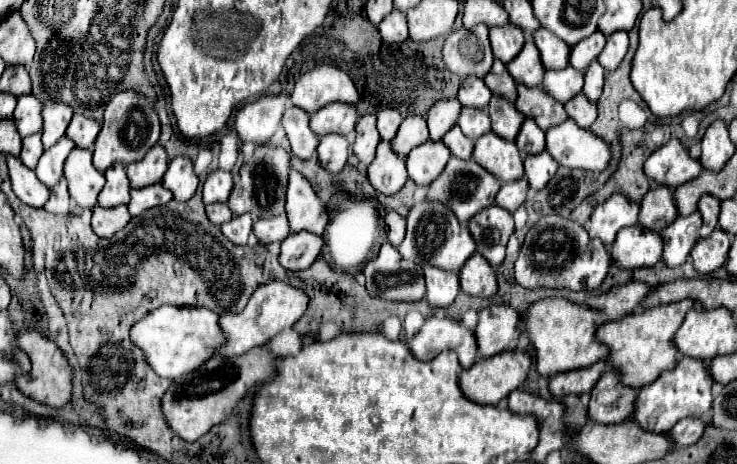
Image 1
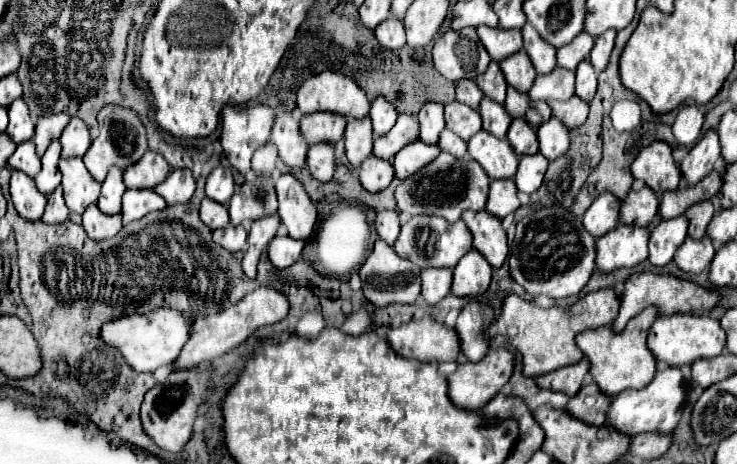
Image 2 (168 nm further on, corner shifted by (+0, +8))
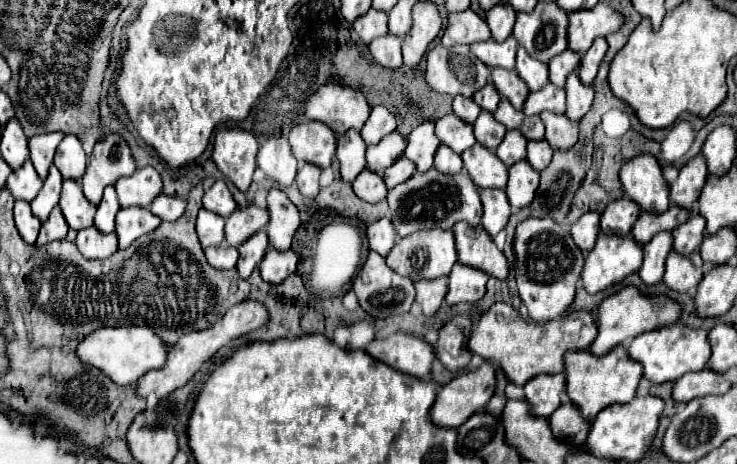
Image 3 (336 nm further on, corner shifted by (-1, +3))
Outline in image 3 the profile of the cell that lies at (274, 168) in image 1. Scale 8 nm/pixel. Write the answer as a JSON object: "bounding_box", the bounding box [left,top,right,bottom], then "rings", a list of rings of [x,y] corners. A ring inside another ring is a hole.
{"bounding_box":[224,205,268,247],"rings":[[[256,205],[244,207],[244,209],[236,209],[228,219],[226,219],[226,227],[224,227],[224,241],[230,247],[238,247],[242,245],[248,237],[252,237],[254,233],[262,231],[268,223],[268,211]]]}

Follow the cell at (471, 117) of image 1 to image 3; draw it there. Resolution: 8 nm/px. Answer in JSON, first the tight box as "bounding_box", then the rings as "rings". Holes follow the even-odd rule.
{"bounding_box":[434,113,476,155],"rings":[[[454,113],[438,119],[434,125],[436,125],[434,133],[440,139],[440,143],[450,147],[458,155],[462,155],[470,145],[476,143],[474,135],[472,135],[472,125],[464,123]]]}

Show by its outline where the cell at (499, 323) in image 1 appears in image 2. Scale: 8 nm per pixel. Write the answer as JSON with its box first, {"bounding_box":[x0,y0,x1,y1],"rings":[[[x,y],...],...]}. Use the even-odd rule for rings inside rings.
{"bounding_box":[455,302,495,362],"rings":[[[469,302],[461,310],[455,330],[461,340],[461,352],[471,362],[477,362],[487,354],[489,338],[487,338],[485,330],[491,326],[493,320],[495,320],[495,308],[491,304]]]}

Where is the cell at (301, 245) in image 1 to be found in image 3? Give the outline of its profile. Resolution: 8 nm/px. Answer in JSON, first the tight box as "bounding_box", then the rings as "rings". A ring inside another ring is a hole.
{"bounding_box":[260,247,298,285],"rings":[[[270,247],[260,263],[260,277],[270,285],[278,285],[296,271],[296,263],[298,257],[294,251],[282,253],[282,251],[272,251]]]}

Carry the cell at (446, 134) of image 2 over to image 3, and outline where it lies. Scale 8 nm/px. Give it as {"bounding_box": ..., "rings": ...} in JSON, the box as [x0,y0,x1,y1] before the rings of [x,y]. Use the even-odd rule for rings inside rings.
{"bounding_box":[434,145,462,175],"rings":[[[440,145],[434,157],[434,169],[448,175],[456,175],[458,171],[462,171],[462,159],[454,151],[450,151],[450,147]]]}

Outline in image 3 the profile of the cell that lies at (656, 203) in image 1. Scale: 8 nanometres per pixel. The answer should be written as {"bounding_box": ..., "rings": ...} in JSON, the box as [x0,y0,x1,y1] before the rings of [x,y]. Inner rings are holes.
{"bounding_box":[600,199,640,235],"rings":[[[618,199],[612,201],[600,215],[600,229],[606,235],[628,235],[640,215],[640,207],[634,201]]]}

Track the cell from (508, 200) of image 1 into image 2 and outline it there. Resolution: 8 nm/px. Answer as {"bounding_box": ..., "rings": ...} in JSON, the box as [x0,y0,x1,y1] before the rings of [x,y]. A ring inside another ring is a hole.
{"bounding_box":[487,180,519,218],"rings":[[[493,180],[489,186],[489,200],[487,200],[487,212],[505,218],[507,214],[515,212],[519,208],[517,200],[517,186],[513,180]]]}

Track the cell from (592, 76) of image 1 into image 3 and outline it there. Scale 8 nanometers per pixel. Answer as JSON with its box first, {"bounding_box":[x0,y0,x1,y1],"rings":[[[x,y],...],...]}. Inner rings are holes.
{"bounding_box":[566,73,594,121],"rings":[[[572,73],[566,79],[566,117],[572,121],[580,121],[594,101],[594,89],[588,85],[582,85],[578,75]]]}

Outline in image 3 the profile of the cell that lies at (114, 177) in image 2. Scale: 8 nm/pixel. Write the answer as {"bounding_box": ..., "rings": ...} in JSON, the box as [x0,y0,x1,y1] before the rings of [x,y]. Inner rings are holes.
{"bounding_box":[94,185,120,233],"rings":[[[110,185],[110,187],[106,187],[102,203],[98,205],[98,211],[96,211],[96,217],[94,217],[94,227],[100,233],[112,233],[114,231],[114,217],[118,213],[118,209],[120,209],[120,203],[116,199],[116,191]]]}

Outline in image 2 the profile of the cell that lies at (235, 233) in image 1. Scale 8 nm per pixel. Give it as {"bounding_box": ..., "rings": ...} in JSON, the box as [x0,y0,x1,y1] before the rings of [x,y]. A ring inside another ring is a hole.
{"bounding_box":[213,226,247,250],"rings":[[[225,226],[221,230],[213,232],[213,240],[215,244],[227,248],[227,250],[245,250],[245,242],[247,242],[247,228],[245,226]]]}

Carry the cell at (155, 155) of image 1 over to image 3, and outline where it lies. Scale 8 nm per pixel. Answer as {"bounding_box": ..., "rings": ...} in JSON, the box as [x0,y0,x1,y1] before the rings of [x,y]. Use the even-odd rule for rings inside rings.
{"bounding_box":[114,167,162,207],"rings":[[[154,167],[134,171],[130,177],[118,179],[114,185],[120,207],[150,207],[154,197],[162,191],[162,179]]]}

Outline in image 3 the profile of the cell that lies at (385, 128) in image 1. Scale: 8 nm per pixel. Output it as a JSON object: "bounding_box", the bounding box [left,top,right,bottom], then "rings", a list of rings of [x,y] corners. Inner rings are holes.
{"bounding_box":[360,105,396,145],"rings":[[[378,105],[378,107],[372,109],[372,113],[370,113],[366,125],[362,127],[362,133],[360,135],[362,135],[362,139],[368,145],[376,145],[382,137],[386,137],[388,133],[392,133],[394,129],[396,129],[394,115],[386,107]]]}

